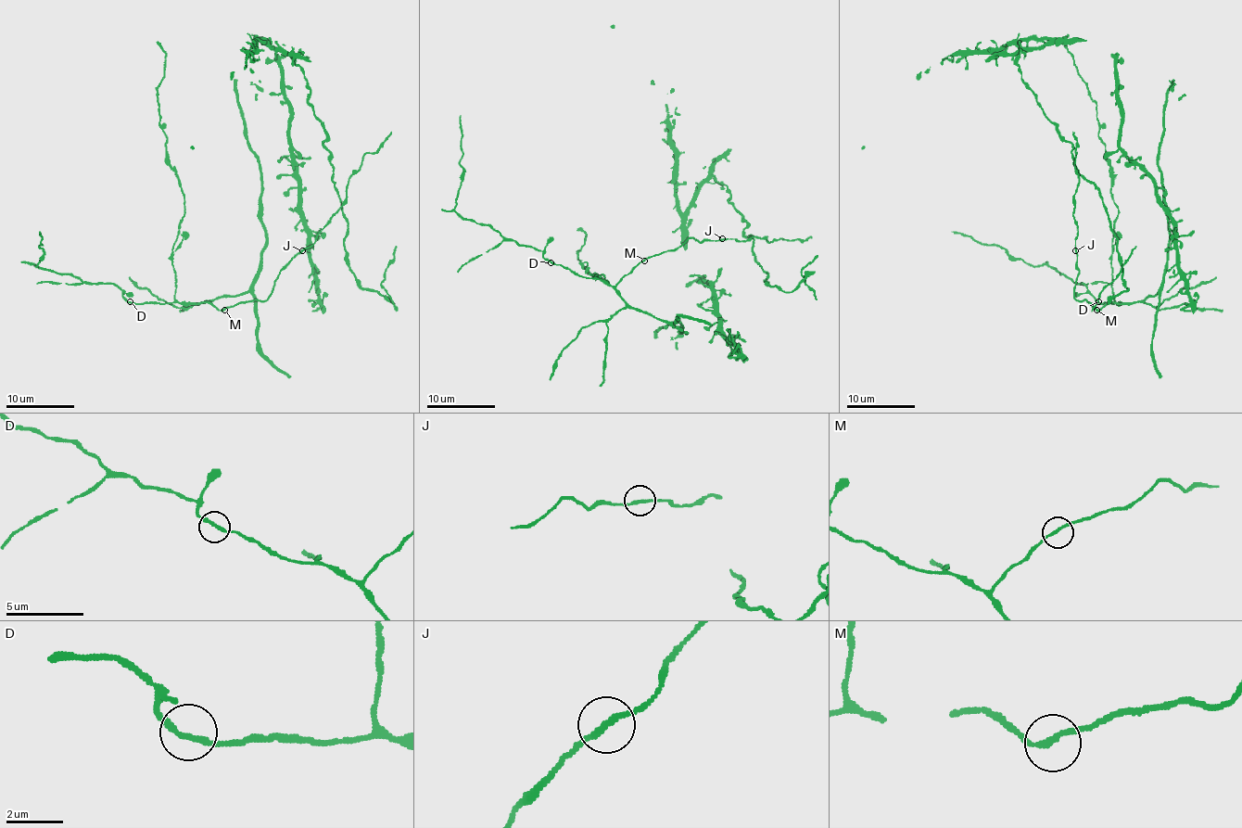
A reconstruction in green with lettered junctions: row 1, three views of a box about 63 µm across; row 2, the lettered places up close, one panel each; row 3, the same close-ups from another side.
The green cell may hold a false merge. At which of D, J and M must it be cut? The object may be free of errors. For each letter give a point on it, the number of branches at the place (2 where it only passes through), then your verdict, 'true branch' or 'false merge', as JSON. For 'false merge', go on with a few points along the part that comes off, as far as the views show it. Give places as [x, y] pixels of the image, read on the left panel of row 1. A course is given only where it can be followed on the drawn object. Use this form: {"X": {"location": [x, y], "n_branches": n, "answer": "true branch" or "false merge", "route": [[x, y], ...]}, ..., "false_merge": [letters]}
{"D": {"location": [130, 301], "n_branches": 2, "answer": "true branch"}, "J": {"location": [302, 250], "n_branches": 2, "answer": "true branch"}, "M": {"location": [224, 310], "n_branches": 2, "answer": "true branch"}, "false_merge": []}

